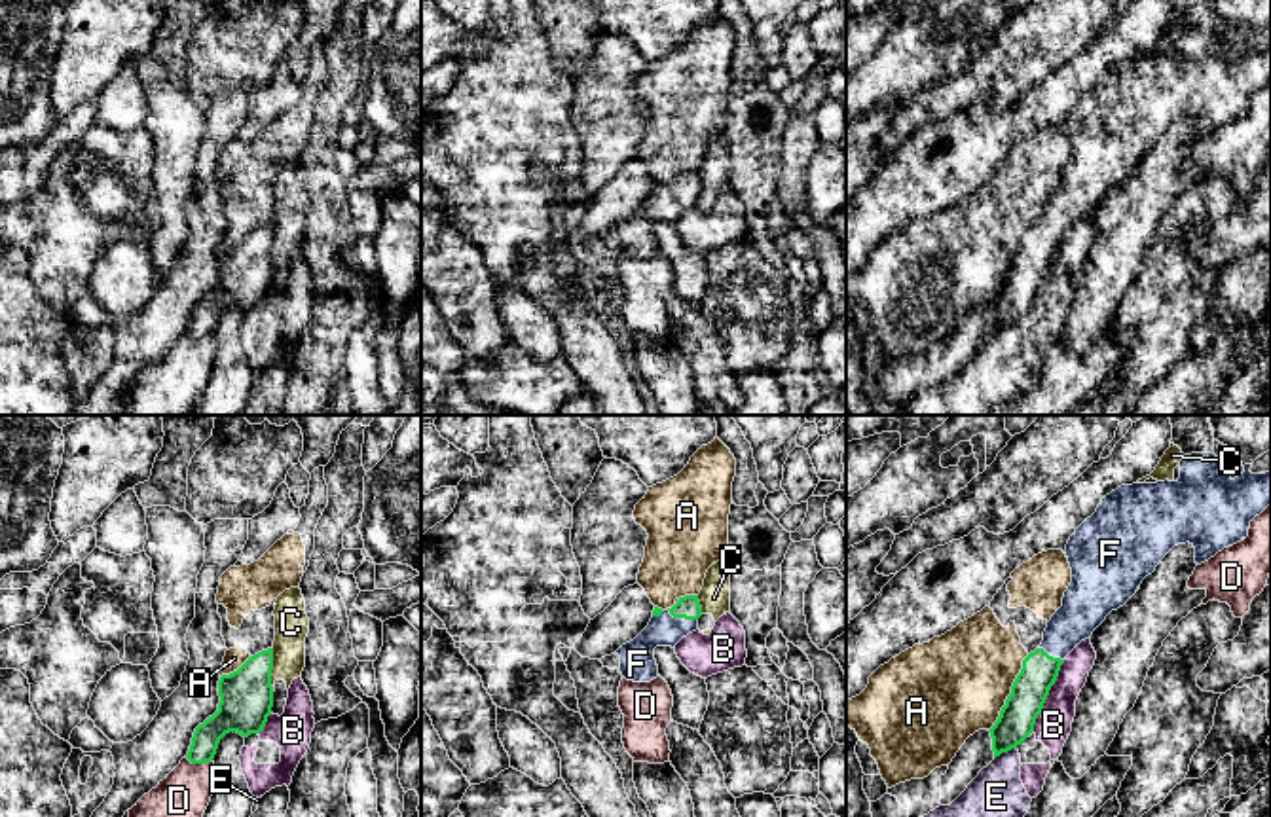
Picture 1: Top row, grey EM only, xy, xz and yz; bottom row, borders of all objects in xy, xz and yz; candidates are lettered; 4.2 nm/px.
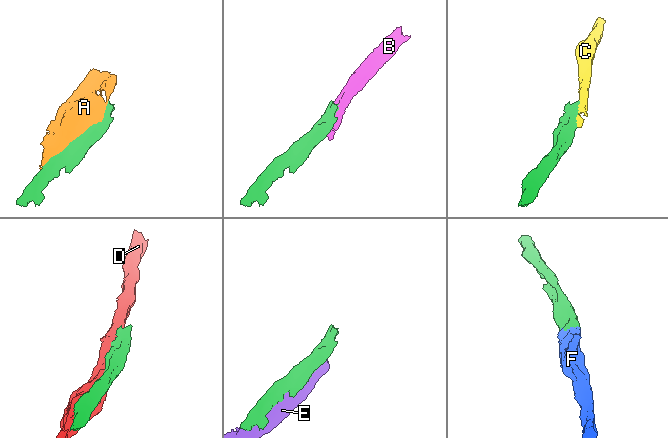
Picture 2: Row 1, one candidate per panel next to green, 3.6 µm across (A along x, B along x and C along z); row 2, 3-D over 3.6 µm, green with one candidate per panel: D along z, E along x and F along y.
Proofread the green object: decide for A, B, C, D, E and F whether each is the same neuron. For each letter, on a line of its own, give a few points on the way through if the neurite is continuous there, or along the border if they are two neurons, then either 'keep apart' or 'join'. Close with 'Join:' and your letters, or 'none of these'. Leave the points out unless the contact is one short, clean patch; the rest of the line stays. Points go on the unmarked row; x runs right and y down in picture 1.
A: keep apart
B: along yz (1065, 236), (1034, 304), (1027, 311) | keep apart
C: along xy (274, 224), (272, 266) | keep apart
D: keep apart
E: keep apart
F: across xz (687, 182), (676, 192), (638, 230), (638, 237) | join
Join: F

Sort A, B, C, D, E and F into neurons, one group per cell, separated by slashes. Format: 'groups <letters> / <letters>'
groups A / B E / C / D / F

